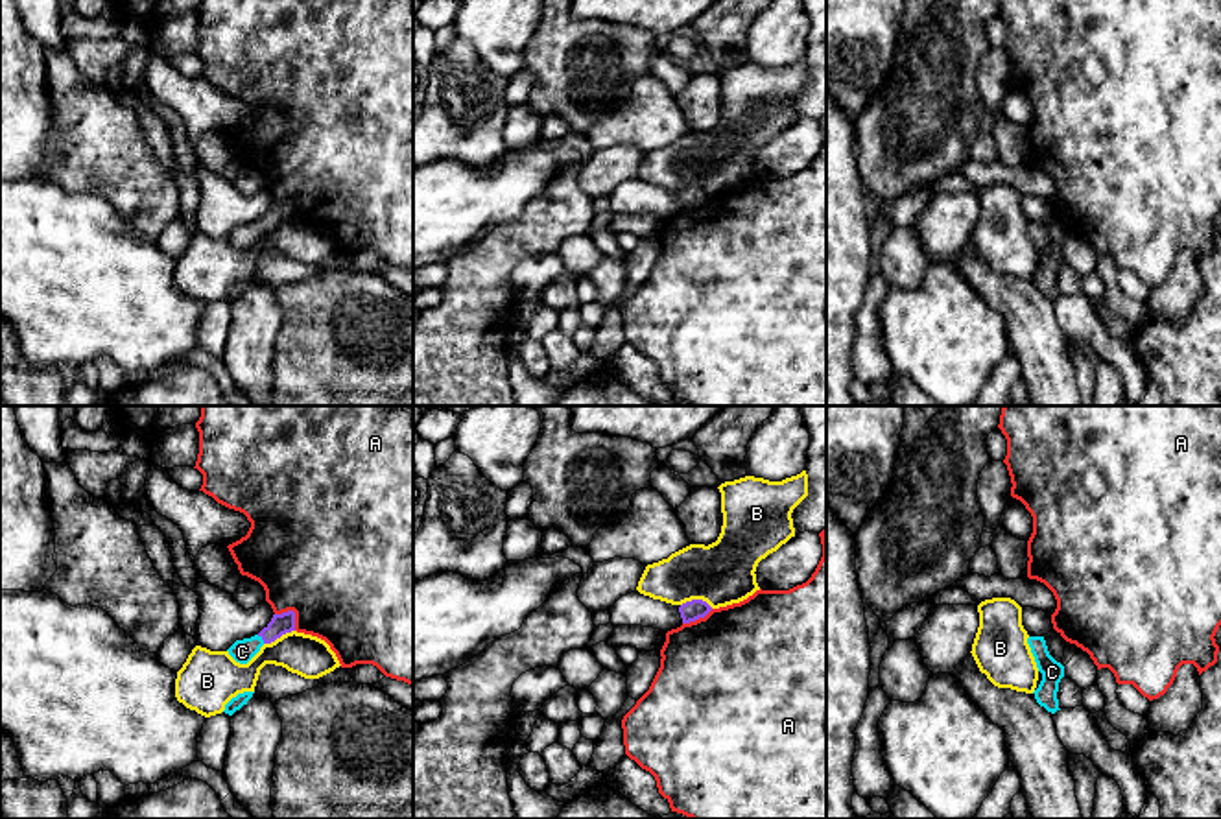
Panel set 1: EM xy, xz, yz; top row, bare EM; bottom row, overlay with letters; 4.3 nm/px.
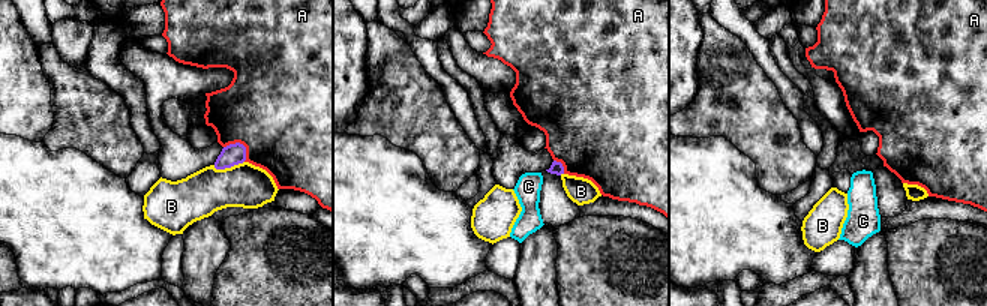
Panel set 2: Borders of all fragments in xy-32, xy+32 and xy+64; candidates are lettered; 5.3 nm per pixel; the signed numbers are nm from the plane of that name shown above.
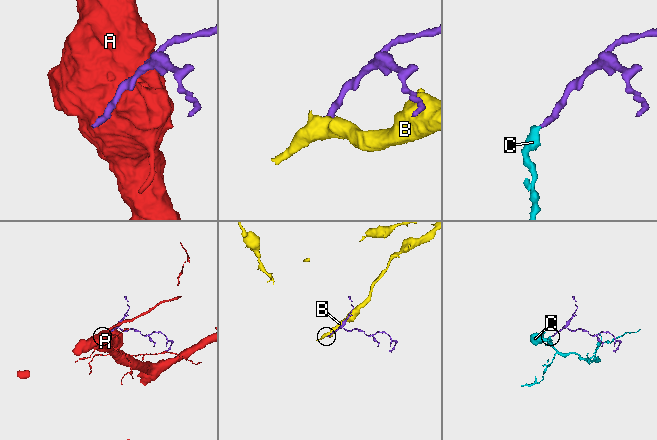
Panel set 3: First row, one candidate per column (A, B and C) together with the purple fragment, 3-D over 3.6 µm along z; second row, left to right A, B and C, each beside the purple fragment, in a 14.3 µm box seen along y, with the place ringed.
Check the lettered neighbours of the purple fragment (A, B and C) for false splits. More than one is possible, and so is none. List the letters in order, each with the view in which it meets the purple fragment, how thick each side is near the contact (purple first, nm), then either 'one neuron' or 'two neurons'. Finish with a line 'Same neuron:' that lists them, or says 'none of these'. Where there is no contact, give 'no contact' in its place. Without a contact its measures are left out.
A: xy | 90/500 nm | two neurons
B: xz | 90/280 nm | two neurons
C: xy | 90/100 nm | one neuron
Same neuron: C

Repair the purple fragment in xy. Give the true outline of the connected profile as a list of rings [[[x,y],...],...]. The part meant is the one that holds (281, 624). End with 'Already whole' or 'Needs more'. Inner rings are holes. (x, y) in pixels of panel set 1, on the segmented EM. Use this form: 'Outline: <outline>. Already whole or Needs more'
Outline: [[[288,611],[282,614],[273,614],[271,622],[255,636],[236,640],[227,651],[240,662],[247,664],[264,644],[271,644],[286,633],[295,631],[295,612]]]. Needs more

